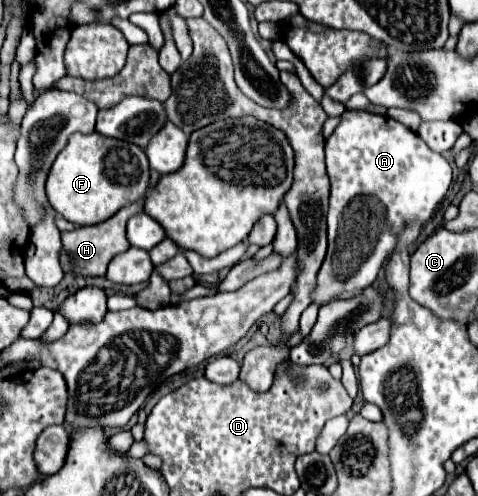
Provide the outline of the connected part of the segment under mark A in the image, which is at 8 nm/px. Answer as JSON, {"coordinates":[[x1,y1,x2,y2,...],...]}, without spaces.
{"coordinates":[[366,111,342,113,338,127,326,141,326,167,332,185,328,209,330,247,312,291,312,303,318,307,336,301,342,291,370,287,396,249,400,231,410,223,428,223,452,181,452,169,444,155,430,151,402,123]]}

